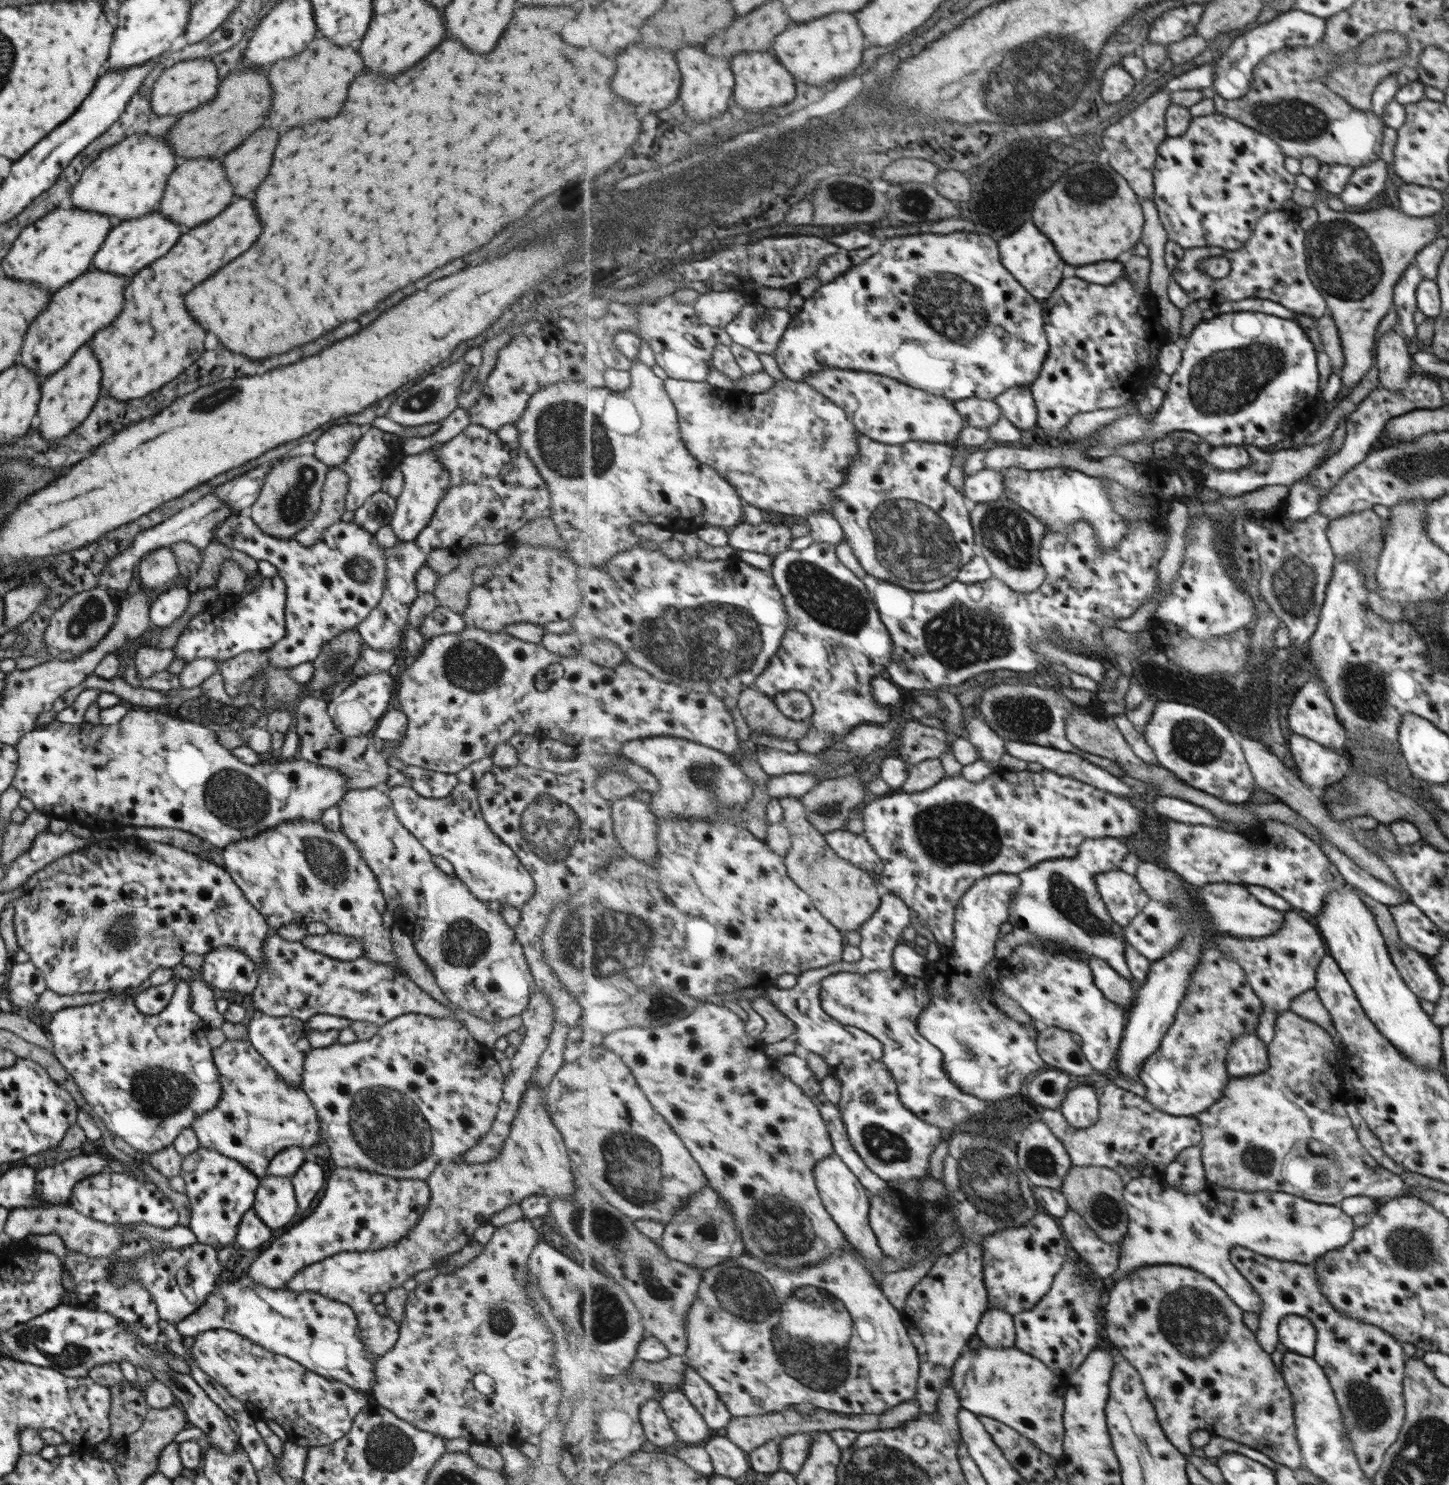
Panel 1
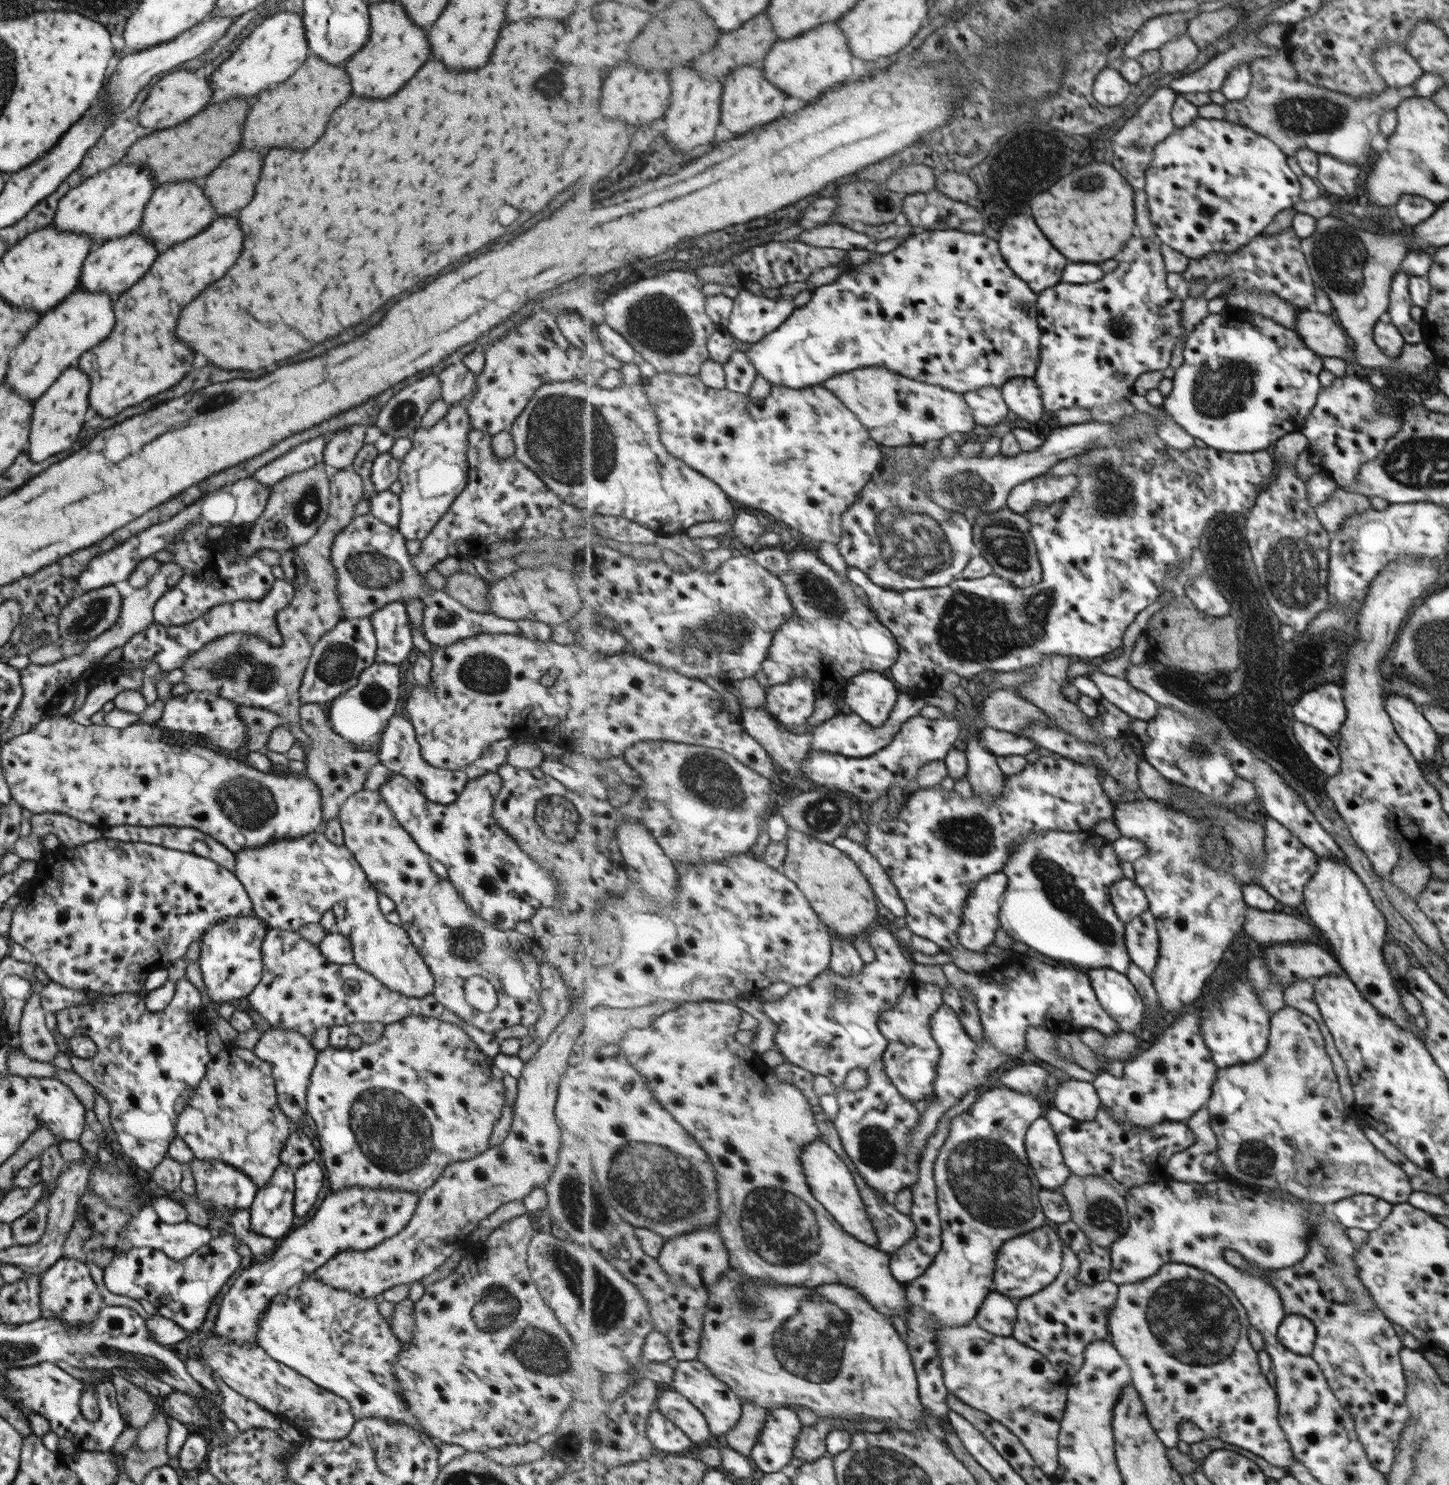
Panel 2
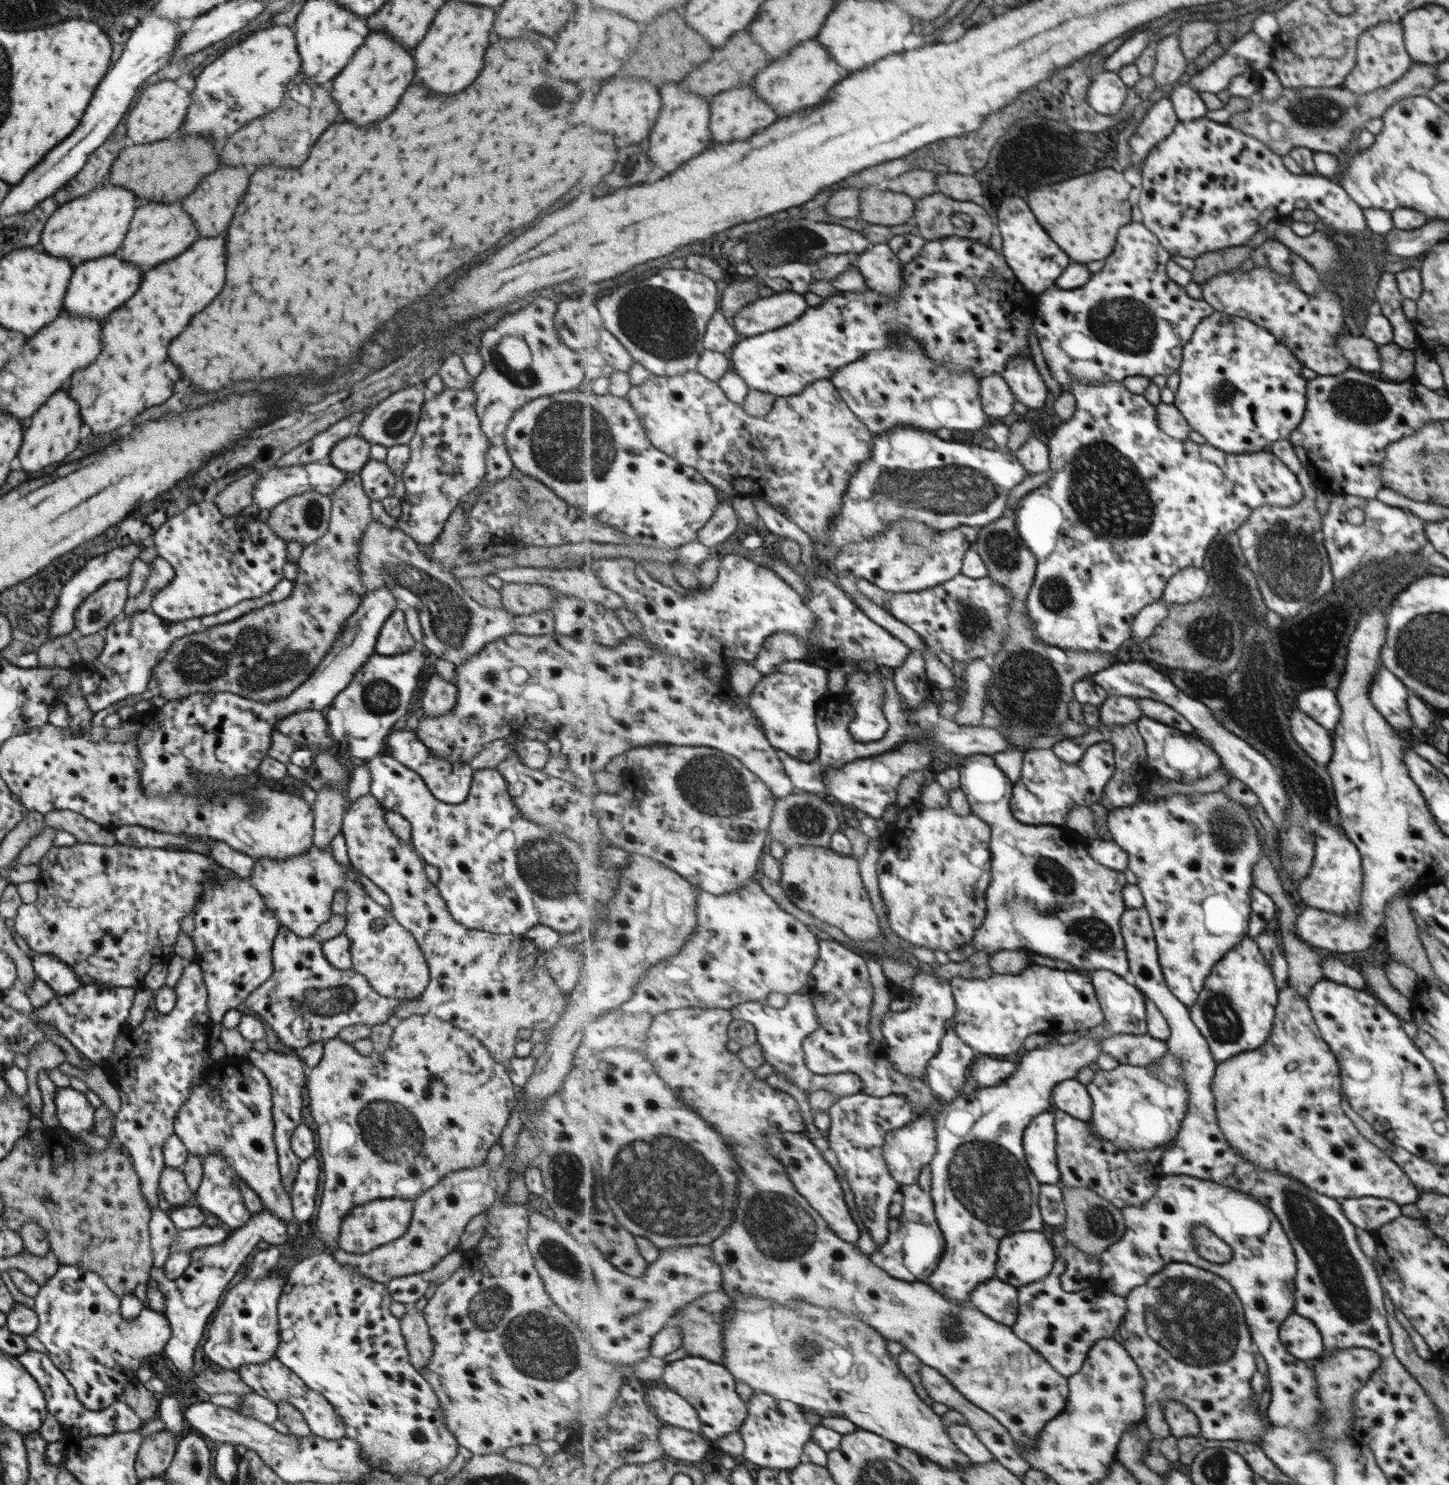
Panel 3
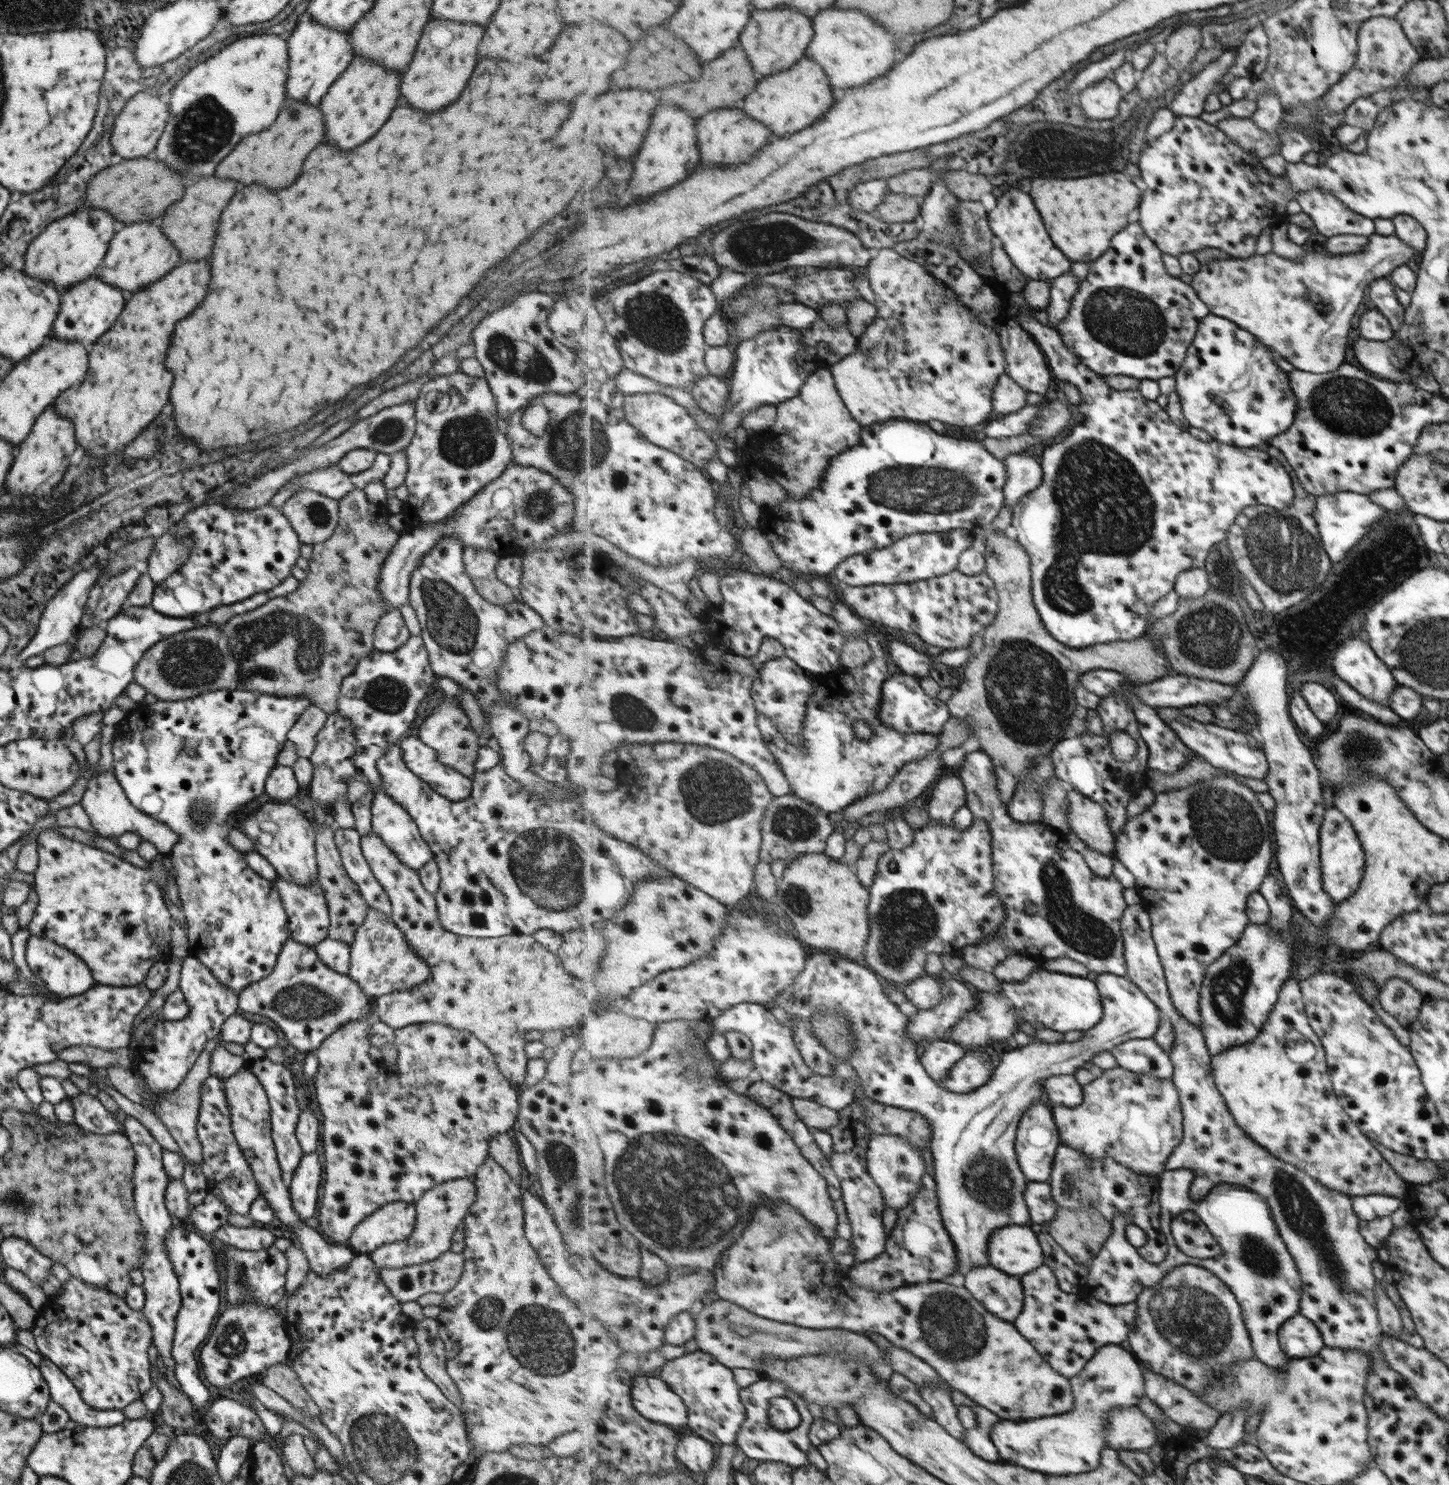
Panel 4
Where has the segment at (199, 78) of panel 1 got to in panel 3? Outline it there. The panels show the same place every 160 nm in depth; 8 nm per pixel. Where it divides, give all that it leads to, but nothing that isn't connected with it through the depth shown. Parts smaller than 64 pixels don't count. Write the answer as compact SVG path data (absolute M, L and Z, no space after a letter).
M162 80L144 88L137 103L127 116L125 134L130 144L147 144L174 136L186 117L190 105L190 91L182 89L174 80Z

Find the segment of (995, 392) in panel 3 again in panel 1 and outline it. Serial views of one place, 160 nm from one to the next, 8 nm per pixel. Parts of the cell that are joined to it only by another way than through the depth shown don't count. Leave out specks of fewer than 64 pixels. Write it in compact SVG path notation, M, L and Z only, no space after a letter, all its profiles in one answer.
M976 397L955 403L967 426L987 429L992 427L1002 417L1002 410L996 400Z

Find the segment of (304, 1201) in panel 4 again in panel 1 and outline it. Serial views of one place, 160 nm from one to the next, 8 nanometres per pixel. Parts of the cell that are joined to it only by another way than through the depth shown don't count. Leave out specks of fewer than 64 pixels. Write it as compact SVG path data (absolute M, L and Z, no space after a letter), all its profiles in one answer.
M307 1159L301 1163L301 1166L291 1175L290 1181L294 1190L294 1197L297 1208L305 1210L319 1188L323 1186L323 1172L321 1167L313 1160Z

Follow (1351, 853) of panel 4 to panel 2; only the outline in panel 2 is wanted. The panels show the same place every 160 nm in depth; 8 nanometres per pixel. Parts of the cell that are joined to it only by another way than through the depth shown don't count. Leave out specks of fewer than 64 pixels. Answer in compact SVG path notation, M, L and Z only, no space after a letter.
M1318 859L1318 866L1310 882L1305 886L1303 892L1305 914L1315 928L1319 930L1321 936L1329 944L1331 952L1335 954L1338 965L1342 968L1341 972L1353 983L1353 986L1361 993L1361 996L1374 1007L1381 1015L1386 1015L1399 1028L1409 1030L1416 1034L1412 1018L1406 1013L1397 992L1398 982L1394 980L1385 964L1382 945L1383 937L1386 934L1386 921L1378 907L1374 905L1369 891L1355 872L1351 871L1346 860L1335 861L1335 859Z

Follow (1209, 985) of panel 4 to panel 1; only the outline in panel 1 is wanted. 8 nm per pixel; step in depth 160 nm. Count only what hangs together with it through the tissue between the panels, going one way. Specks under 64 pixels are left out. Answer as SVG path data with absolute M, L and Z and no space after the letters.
M1257 1028L1234 1040L1227 1064L1231 1078L1245 1078L1265 1072L1269 1067L1269 1055L1267 1046L1257 1035Z

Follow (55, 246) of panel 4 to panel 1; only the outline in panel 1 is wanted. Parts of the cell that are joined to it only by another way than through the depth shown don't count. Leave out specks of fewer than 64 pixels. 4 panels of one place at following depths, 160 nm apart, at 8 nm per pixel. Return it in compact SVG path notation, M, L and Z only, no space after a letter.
M144 134L127 135L119 142L102 150L91 161L91 164L83 169L70 194L71 207L107 215L114 223L137 218L157 207L169 173L175 166L176 158L172 146L163 137L152 137Z

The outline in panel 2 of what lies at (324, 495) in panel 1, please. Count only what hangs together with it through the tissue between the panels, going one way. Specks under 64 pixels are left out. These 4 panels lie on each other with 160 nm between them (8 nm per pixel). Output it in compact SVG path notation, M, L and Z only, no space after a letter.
M350 468L329 471L328 491L330 492L330 497L325 520L307 542L294 548L294 553L302 562L303 575L306 576L306 582L303 582L298 588L294 588L293 599L275 615L276 627L280 634L280 643L273 646L270 642L258 636L245 636L240 632L229 633L212 640L209 644L204 644L203 648L188 656L180 668L177 668L183 671L182 683L189 691L207 691L211 694L217 694L221 698L226 698L236 705L265 709L284 718L285 726L288 727L291 735L304 751L309 750L311 740L303 734L298 723L298 710L301 705L298 690L312 646L322 634L331 630L341 620L340 608L337 602L339 593L337 593L334 568L330 563L329 551L336 534L354 518L353 510L355 504L363 499L361 477Z

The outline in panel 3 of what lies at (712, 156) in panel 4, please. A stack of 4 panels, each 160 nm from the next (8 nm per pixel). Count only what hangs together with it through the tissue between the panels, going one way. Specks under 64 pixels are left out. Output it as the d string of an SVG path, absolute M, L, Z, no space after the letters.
M754 84L735 87L716 94L711 100L711 115L710 129L712 136L715 136L715 142L719 144L750 139L755 133L773 125L775 120L780 118L775 112L775 107L756 93Z

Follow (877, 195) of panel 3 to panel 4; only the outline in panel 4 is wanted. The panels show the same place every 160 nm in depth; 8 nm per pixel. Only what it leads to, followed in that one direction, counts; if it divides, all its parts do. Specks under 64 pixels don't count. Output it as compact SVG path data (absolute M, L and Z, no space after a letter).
M889 192L876 210L885 222L913 221L919 213L922 214L921 210L919 212L917 200L907 193Z

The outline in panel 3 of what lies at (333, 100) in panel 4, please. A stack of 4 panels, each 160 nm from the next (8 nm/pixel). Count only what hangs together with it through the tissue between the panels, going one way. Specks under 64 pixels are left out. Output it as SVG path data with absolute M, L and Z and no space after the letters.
M375 29L368 31L363 44L329 83L331 98L341 108L341 116L359 126L385 118L413 80L413 64L412 52L396 43L391 35Z

